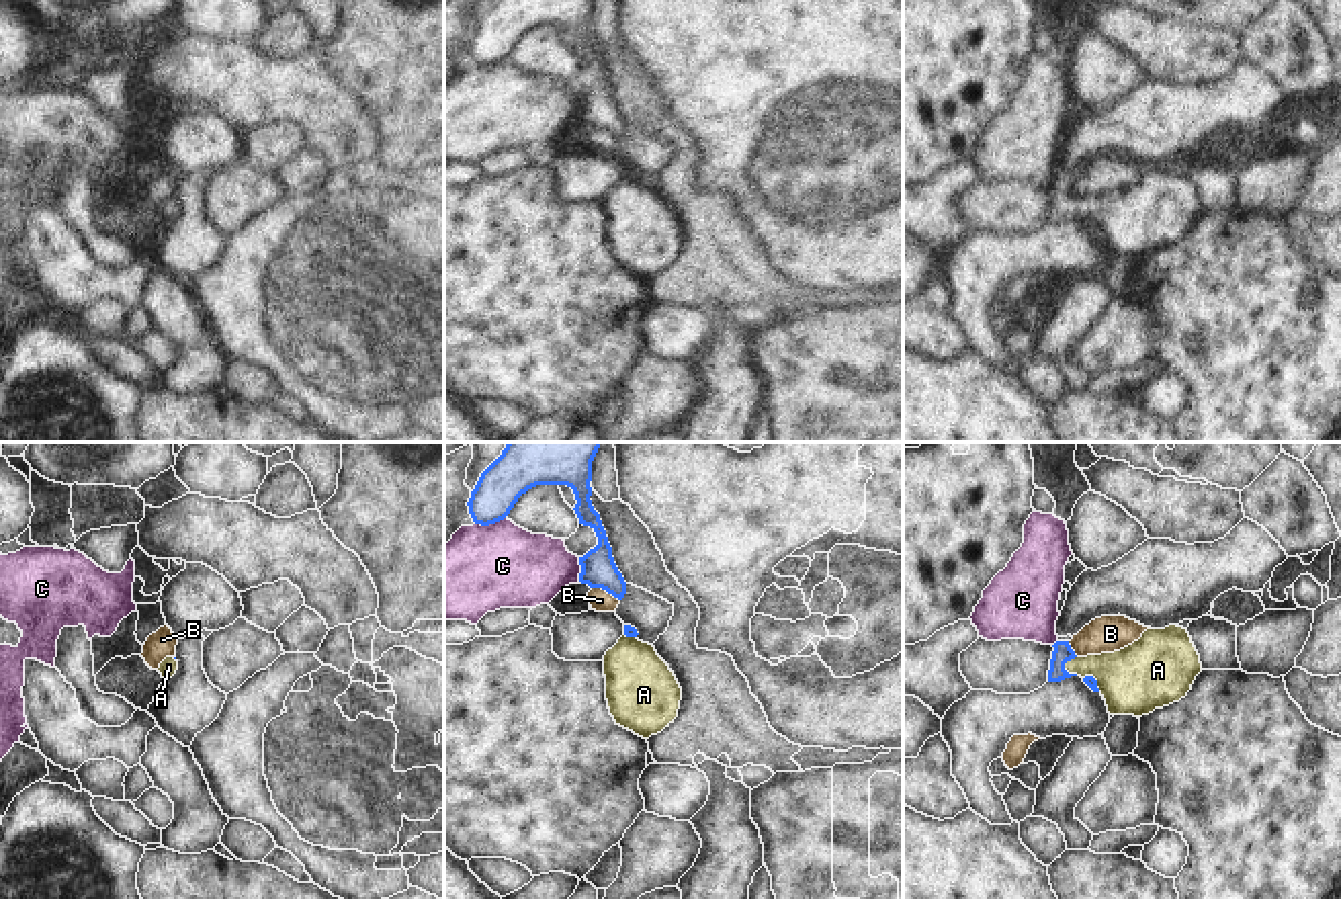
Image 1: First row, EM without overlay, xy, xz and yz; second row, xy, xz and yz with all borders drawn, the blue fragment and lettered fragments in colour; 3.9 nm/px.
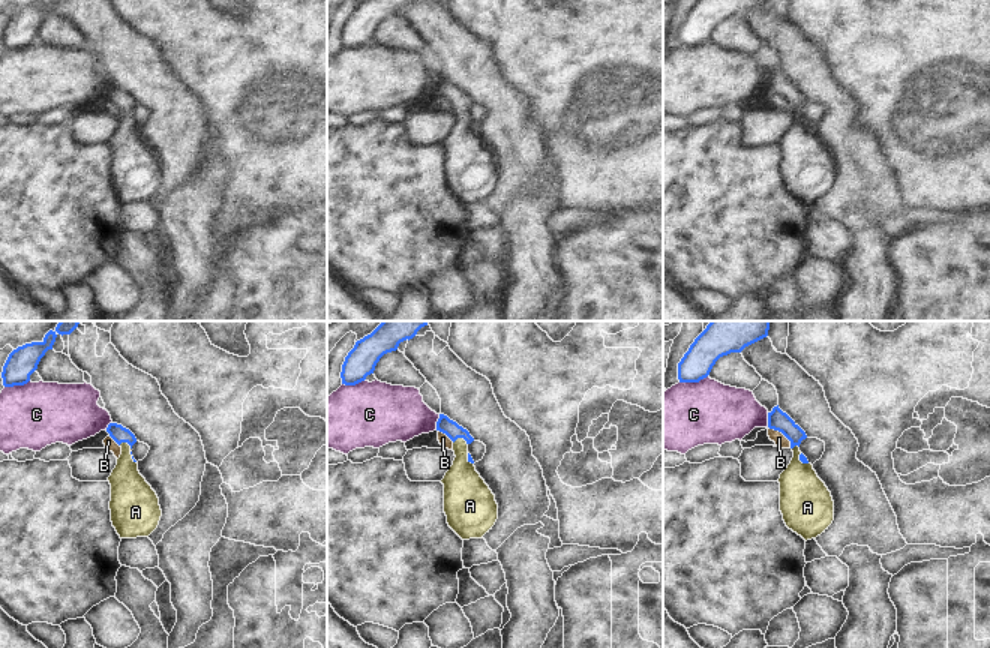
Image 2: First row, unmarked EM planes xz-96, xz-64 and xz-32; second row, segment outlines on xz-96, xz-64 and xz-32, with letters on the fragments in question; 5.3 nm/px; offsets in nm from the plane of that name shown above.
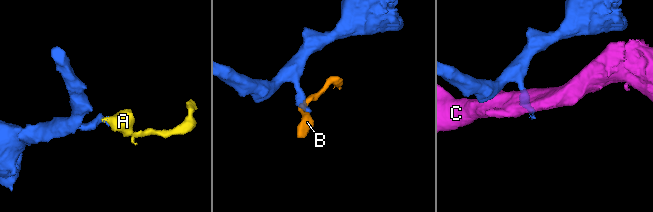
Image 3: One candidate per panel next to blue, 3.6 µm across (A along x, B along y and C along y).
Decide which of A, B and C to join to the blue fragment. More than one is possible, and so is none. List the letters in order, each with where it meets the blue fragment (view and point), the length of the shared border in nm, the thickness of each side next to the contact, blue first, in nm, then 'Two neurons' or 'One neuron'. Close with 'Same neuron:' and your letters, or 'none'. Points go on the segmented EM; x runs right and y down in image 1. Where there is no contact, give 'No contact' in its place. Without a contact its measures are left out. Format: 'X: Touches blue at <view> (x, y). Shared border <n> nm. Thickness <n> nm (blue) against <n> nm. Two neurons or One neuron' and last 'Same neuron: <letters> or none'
A: Touches blue at yz (1065, 662). Shared border 80 nm. Thickness 70 nm (blue) against 240 nm. One neuron
B: Touches blue at xz (607, 590). Shared border 130 nm. Thickness 140 nm (blue) against 90 nm. Two neurons
C: Touches blue at xz (490, 523). Shared border 120 nm. Thickness 190 nm (blue) against 340 nm. Two neurons
Same neuron: A

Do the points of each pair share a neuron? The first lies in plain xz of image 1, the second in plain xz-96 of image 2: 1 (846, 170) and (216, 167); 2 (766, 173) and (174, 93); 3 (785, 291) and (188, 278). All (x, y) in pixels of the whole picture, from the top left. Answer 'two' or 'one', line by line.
1: two
2: two
3: two

